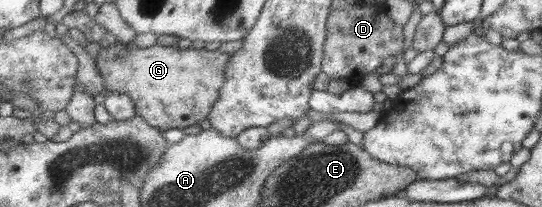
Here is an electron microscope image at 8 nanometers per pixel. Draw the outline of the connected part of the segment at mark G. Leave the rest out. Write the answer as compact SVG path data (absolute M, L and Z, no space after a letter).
M119 42L109 49L101 49L95 60L97 67L106 82L106 88L111 92L127 94L136 105L137 115L145 118L149 124L163 131L170 128L187 128L201 124L210 118L215 104L222 94L221 88L227 82L225 68L231 60L231 54L221 50L204 50L179 46L151 46L149 48L136 48L133 43Z

